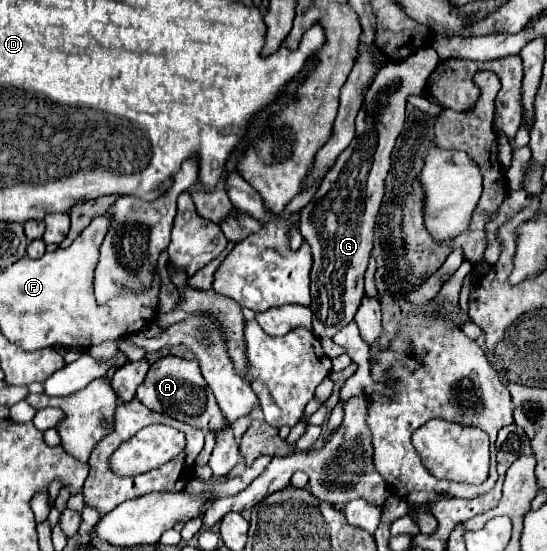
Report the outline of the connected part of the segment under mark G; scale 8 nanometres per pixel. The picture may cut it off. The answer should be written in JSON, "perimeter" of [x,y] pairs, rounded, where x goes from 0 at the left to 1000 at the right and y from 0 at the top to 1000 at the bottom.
{"perimeter":[[[771,85],[750,107],[706,114],[687,132],[665,191],[651,212],[651,249],[618,281],[589,325],[567,368],[548,383],[548,423],[570,452],[570,604],[585,615],[611,612],[633,593],[665,543],[665,495],[680,456],[680,416],[702,354],[702,325],[713,307],[713,281],[739,227],[746,172],[775,172],[779,140],[804,114],[790,85]]]}

